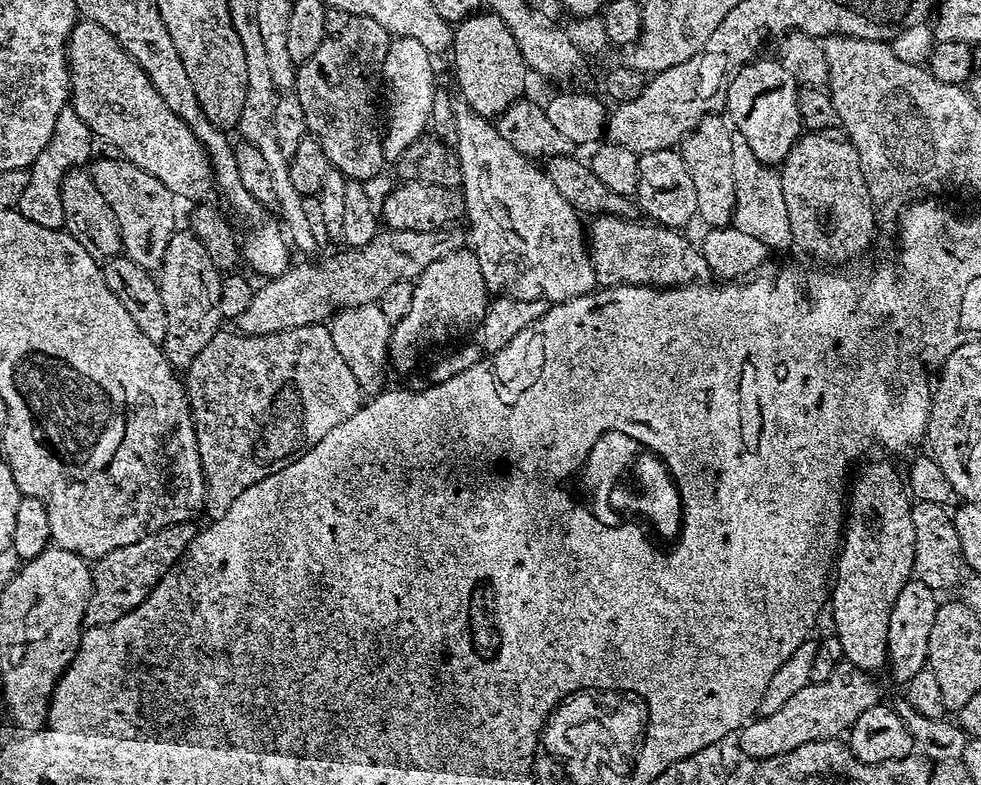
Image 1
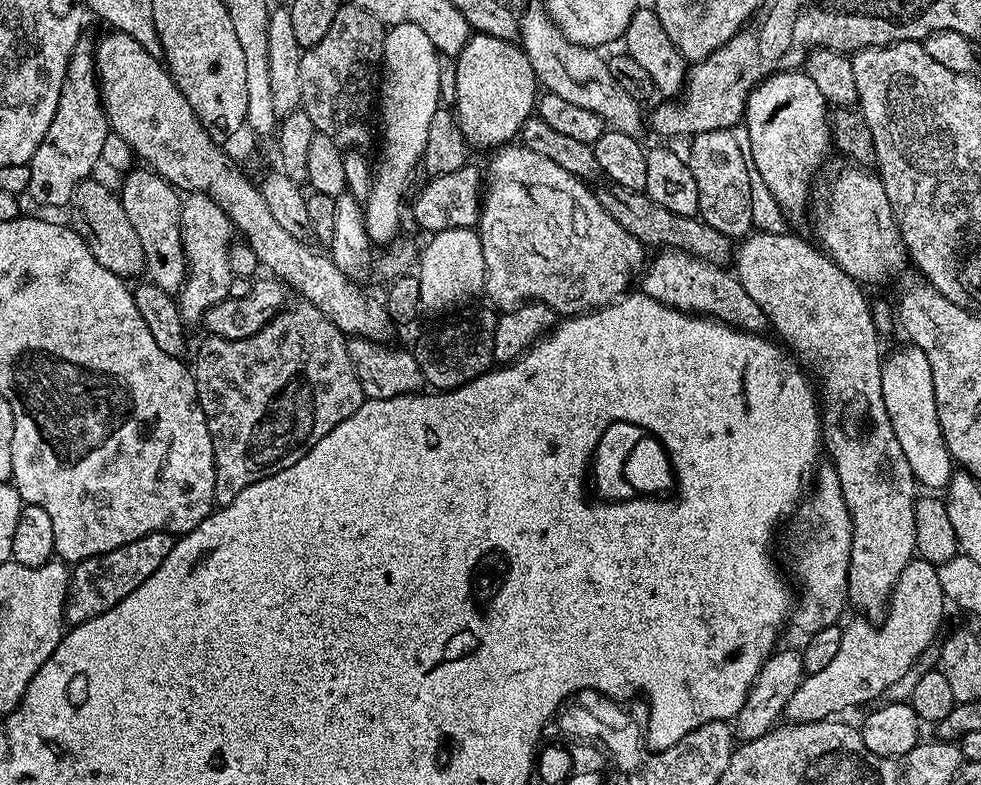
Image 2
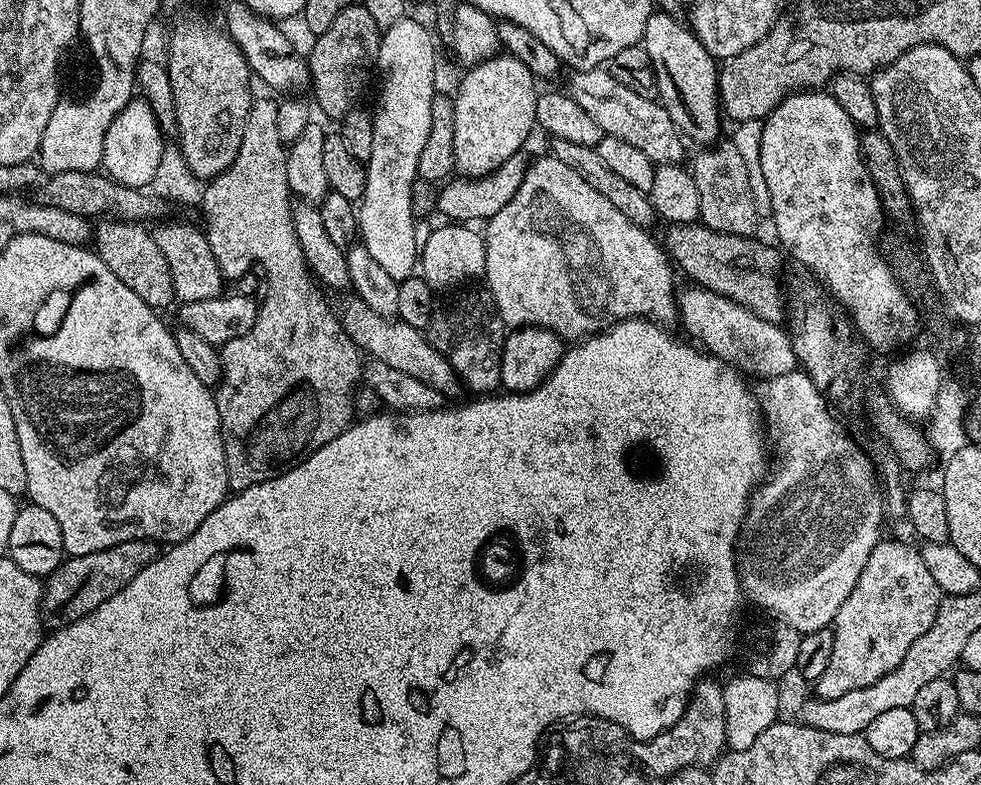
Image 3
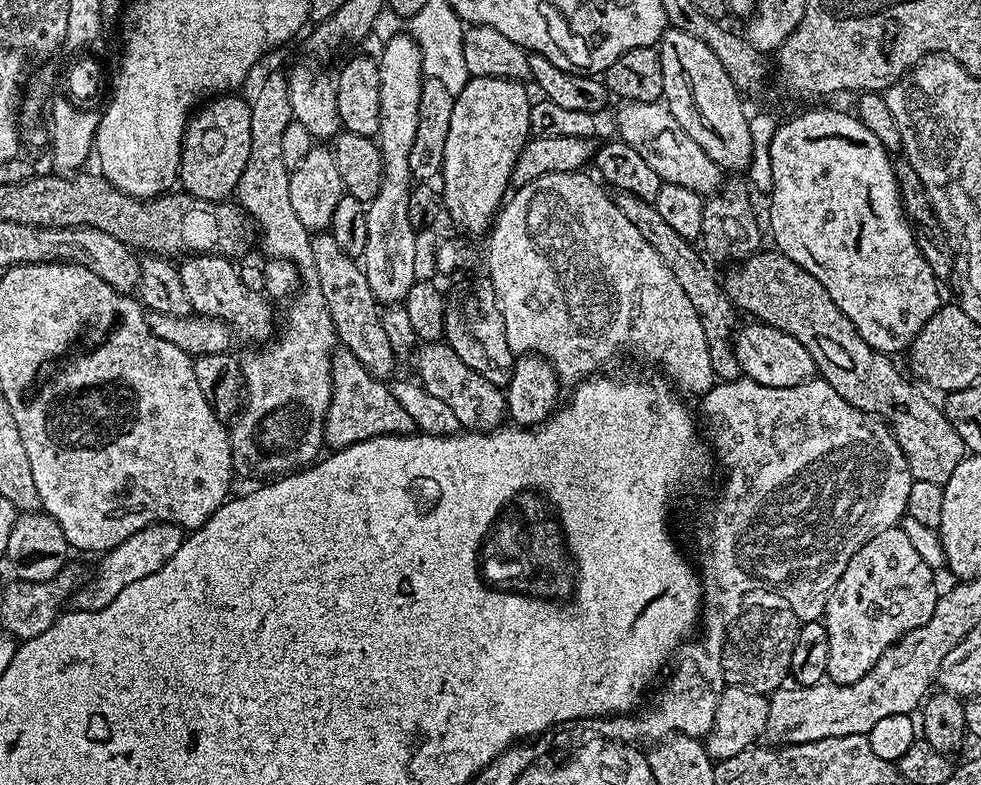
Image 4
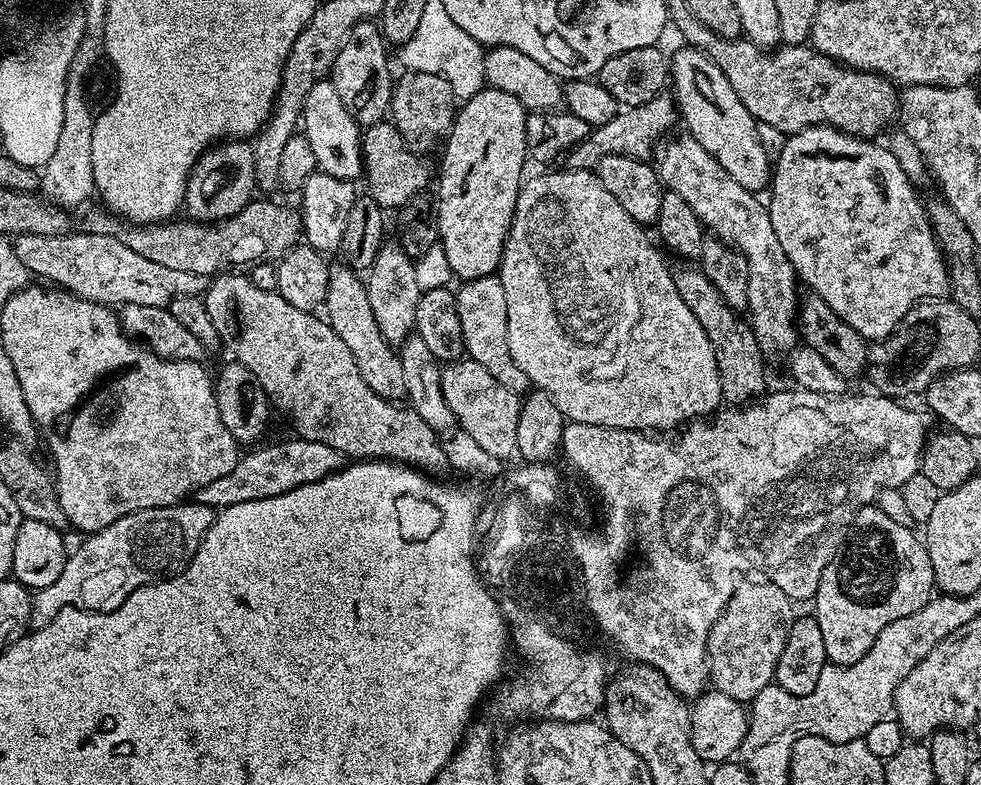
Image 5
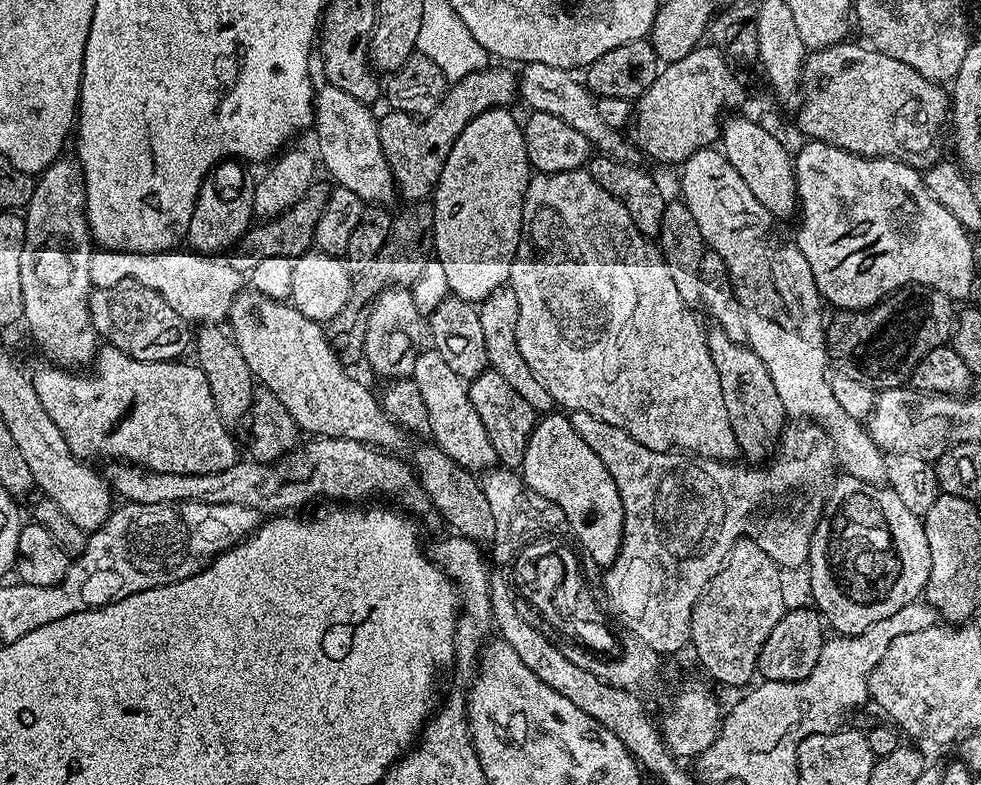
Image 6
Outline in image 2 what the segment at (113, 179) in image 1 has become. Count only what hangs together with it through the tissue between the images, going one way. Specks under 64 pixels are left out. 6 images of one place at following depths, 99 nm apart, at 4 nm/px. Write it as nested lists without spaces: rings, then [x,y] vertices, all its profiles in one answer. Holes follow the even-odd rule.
[[[155,170],[136,171],[129,171],[123,177],[124,185],[118,188],[122,210],[126,210],[126,218],[130,218],[130,223],[142,242],[147,279],[169,294],[179,293],[180,287],[188,279],[188,260],[184,257],[180,225],[181,193]]]

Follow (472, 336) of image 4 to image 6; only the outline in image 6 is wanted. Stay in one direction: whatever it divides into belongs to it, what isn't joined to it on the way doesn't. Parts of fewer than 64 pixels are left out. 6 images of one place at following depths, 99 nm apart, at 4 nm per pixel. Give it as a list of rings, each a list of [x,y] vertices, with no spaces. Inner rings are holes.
[[[510,286],[500,288],[479,305],[478,311],[482,322],[482,335],[486,341],[489,369],[502,374],[502,378],[506,378],[506,382],[510,382],[510,386],[514,386],[514,390],[518,390],[518,394],[522,394],[522,398],[530,402],[537,414],[553,411],[554,401],[550,394],[542,386],[542,382],[534,378],[530,366],[526,366],[526,360],[518,350],[518,300],[514,298],[514,290]]]

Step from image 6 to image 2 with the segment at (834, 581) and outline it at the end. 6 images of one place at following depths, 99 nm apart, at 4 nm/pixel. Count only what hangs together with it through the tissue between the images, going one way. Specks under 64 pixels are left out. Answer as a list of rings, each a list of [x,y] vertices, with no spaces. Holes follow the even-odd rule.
[[[911,560],[892,590],[882,623],[877,626],[864,618],[845,623],[838,654],[818,674],[805,675],[784,708],[784,716],[793,724],[839,717],[847,708],[879,701],[902,674],[917,667],[916,659],[937,643],[936,631],[944,620],[946,599],[936,571],[937,565],[928,560]]]

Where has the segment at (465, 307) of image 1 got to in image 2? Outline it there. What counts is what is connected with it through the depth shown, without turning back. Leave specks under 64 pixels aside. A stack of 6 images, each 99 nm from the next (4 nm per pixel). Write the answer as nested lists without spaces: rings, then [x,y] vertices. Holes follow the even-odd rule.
[[[476,228],[433,232],[427,239],[428,245],[422,248],[418,256],[418,275],[422,286],[421,309],[444,312],[485,291],[482,242]]]

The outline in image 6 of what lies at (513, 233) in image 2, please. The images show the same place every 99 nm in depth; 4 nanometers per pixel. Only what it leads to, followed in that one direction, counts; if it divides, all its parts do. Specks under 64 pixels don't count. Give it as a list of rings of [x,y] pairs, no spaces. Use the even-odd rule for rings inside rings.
[[[587,170],[536,172],[529,179],[522,206],[520,241],[514,254],[514,262],[510,266],[508,284],[514,290],[514,298],[518,300],[518,350],[526,360],[526,366],[530,366],[534,378],[542,382],[552,401],[561,409],[569,413],[585,412],[610,426],[618,426],[630,438],[655,452],[691,454],[702,460],[721,462],[735,461],[735,456],[741,455],[738,438],[734,438],[734,426],[730,426],[730,417],[726,414],[726,402],[722,402],[722,382],[718,382],[718,370],[714,366],[714,358],[710,358],[705,329],[700,329],[700,324],[692,313],[695,311],[684,304],[678,295],[678,289],[670,279],[670,270],[666,270],[664,255],[660,253],[659,247],[640,233],[638,226],[634,226],[634,218],[626,214],[626,206],[622,206],[618,198],[602,190],[602,186],[598,186],[598,182],[590,178]]]

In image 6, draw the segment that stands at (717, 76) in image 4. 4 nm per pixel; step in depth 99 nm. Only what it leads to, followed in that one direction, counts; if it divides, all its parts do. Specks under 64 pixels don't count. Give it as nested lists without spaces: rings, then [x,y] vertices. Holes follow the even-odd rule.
[[[733,115],[733,120],[725,119],[718,141],[724,157],[738,170],[742,182],[750,186],[750,194],[766,206],[768,213],[777,221],[788,220],[797,215],[796,170],[794,156],[786,150],[785,142],[779,141],[774,134],[768,133],[755,119],[747,120],[744,116]]]

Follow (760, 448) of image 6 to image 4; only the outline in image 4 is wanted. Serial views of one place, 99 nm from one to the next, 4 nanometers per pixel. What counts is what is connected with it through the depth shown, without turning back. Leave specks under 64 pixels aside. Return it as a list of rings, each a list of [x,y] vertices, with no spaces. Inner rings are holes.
[[[625,192],[619,193],[615,197],[615,201],[622,210],[622,214],[626,214],[626,218],[630,218],[631,224],[642,233],[642,238],[646,238],[646,242],[650,242],[650,246],[654,246],[654,250],[658,250],[662,262],[666,262],[666,266],[670,266],[678,286],[682,286],[686,298],[690,298],[694,310],[698,310],[698,318],[702,322],[702,330],[706,330],[706,342],[710,346],[712,369],[716,372],[717,377],[721,381],[741,379],[740,363],[733,344],[734,333],[738,328],[738,323],[736,324],[738,309],[726,294],[721,277],[719,275],[716,277],[715,270],[711,268],[713,265],[699,251],[696,253],[692,249],[695,248],[693,241],[682,238],[682,234],[678,234],[662,219],[662,214],[658,214],[653,201],[634,198],[634,194]]]

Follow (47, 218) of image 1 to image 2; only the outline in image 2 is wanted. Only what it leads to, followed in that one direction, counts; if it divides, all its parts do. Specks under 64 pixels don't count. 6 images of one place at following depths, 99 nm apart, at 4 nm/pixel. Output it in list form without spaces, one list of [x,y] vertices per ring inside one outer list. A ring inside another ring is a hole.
[[[88,38],[76,43],[66,70],[66,78],[58,98],[58,110],[54,110],[54,122],[46,130],[46,138],[34,150],[27,166],[30,170],[30,186],[27,195],[32,196],[36,204],[45,204],[48,208],[60,208],[71,205],[74,190],[101,163],[102,146],[110,134],[108,116],[104,112],[104,101],[100,94],[100,85],[94,63],[94,44]]]

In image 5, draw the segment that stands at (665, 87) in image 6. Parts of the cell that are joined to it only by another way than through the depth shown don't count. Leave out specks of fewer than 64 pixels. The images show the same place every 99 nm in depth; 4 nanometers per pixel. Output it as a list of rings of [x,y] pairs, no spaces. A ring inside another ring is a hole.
[[[668,94],[655,96],[650,102],[633,108],[621,107],[614,114],[614,118],[610,118],[610,122],[606,122],[606,126],[591,129],[588,137],[580,144],[575,144],[566,153],[567,167],[595,169],[598,161],[606,154],[626,154],[630,158],[651,161],[661,143],[660,135],[670,131],[675,124],[678,124],[678,109],[675,99]]]

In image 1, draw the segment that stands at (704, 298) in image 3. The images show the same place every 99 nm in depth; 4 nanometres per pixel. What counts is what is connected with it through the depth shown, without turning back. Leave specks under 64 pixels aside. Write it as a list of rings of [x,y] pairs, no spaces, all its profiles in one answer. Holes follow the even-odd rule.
[[[600,214],[593,219],[596,221],[592,228],[590,224],[592,268],[601,285],[647,284],[672,288],[677,284],[695,284],[709,275],[703,247],[691,244],[679,227],[636,219]]]

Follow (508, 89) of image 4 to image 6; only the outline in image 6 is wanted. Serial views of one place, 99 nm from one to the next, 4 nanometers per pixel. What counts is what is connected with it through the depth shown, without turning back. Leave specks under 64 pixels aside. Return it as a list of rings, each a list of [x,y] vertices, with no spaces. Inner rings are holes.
[[[491,108],[466,126],[454,142],[442,166],[440,181],[434,193],[435,259],[442,262],[449,293],[469,302],[483,302],[508,284],[510,266],[518,250],[522,230],[522,206],[530,179],[524,129],[521,121],[511,116],[508,108]]]

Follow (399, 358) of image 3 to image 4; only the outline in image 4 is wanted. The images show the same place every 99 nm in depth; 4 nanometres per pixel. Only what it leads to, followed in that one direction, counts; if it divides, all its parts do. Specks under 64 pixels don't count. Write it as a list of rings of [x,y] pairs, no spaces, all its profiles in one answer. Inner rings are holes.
[[[424,342],[415,349],[416,372],[418,383],[435,398],[440,398],[450,406],[451,412],[458,418],[461,429],[477,432],[491,432],[503,425],[506,420],[504,392],[494,386],[494,382],[486,382],[482,374],[470,370],[454,350],[443,342]]]

